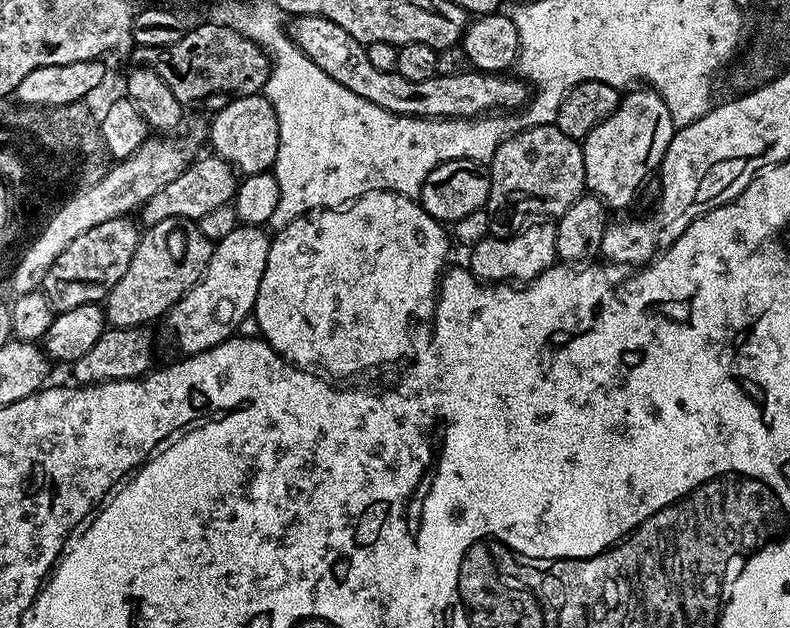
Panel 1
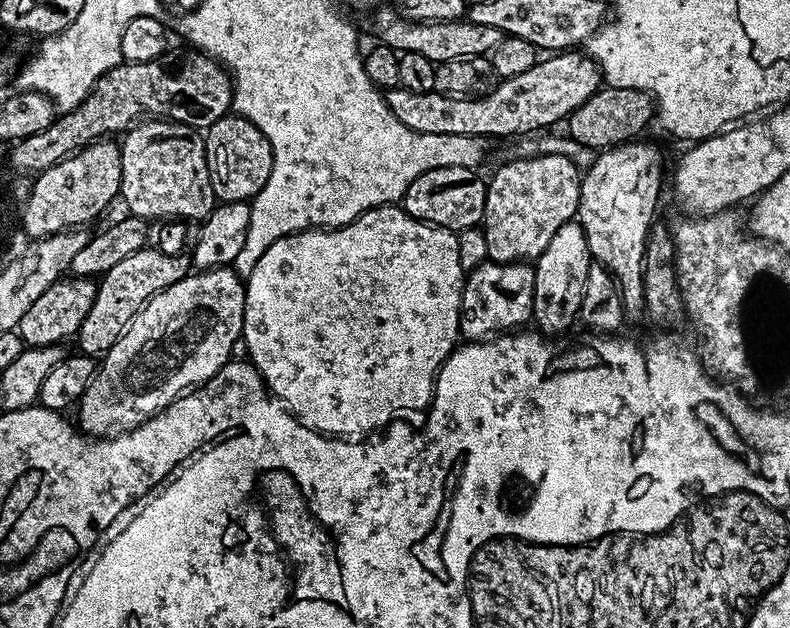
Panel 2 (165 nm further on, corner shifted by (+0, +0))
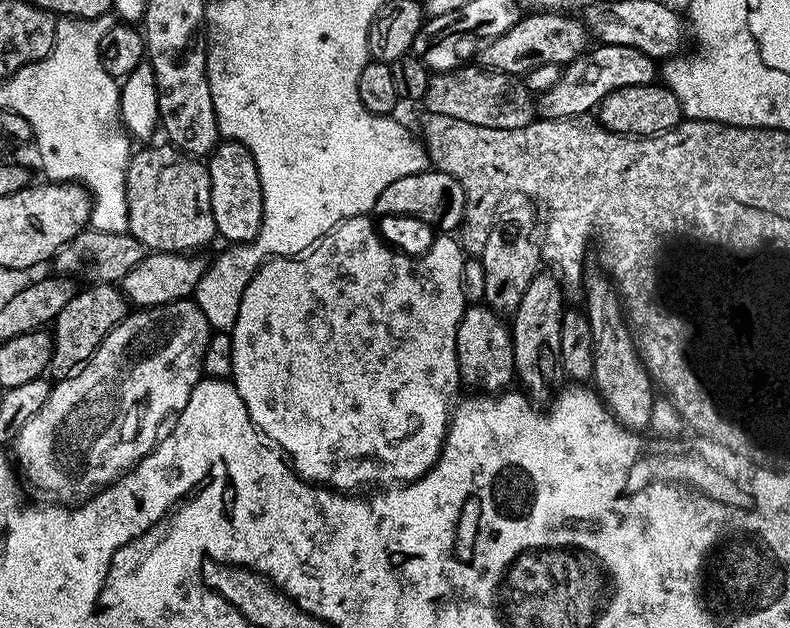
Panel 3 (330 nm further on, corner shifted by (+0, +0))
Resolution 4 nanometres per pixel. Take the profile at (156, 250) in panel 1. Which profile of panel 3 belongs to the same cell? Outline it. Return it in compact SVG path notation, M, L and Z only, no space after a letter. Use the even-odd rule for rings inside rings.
M92 284L77 291L66 306L56 315L52 334L52 363L50 372L56 380L65 380L83 368L84 363L98 350L98 346L110 334L118 322L130 311L130 304L116 284Z

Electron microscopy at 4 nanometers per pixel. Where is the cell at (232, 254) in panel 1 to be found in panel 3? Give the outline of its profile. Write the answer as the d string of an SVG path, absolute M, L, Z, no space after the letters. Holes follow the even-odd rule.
M183 299L172 301L169 304L154 305L152 308L129 311L124 320L113 326L110 334L106 334L106 338L100 343L98 350L84 363L79 372L74 373L73 376L67 376L65 380L56 380L52 384L50 398L46 398L42 410L38 410L38 414L34 414L34 418L30 418L30 422L26 422L26 426L22 426L22 430L16 433L14 441L16 456L14 452L14 460L22 476L22 471L24 471L25 477L23 476L23 479L25 481L28 479L44 495L41 497L65 506L79 506L84 501L92 499L99 489L115 484L125 472L132 469L134 464L139 464L147 452L151 452L156 447L156 441L160 439L162 429L165 427L164 419L168 415L171 417L173 414L179 414L186 406L194 386L202 378L204 371L203 356L206 354L209 339L210 329L206 322L206 314L202 314L202 310L196 305L195 299Z

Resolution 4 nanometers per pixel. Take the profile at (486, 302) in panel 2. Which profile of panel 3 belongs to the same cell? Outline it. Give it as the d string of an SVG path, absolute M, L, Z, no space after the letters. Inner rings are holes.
M483 303L465 307L462 318L458 322L458 334L456 335L456 357L460 367L460 379L465 385L469 384L472 390L480 394L499 394L513 383L516 375L516 363L514 362L514 346L512 334L507 323L502 321L501 313L493 312Z

